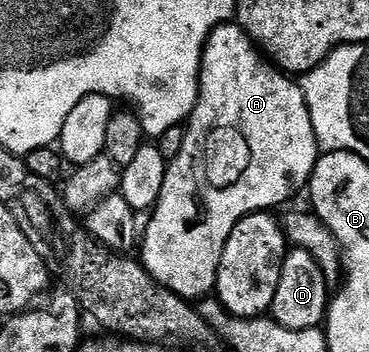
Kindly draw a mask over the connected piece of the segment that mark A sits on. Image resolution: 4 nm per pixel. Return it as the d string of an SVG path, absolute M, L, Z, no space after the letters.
M236 22L220 23L209 35L205 42L205 49L201 53L201 91L197 94L197 104L192 115L187 120L187 130L183 147L179 155L167 163L163 189L159 193L157 206L152 208L148 216L149 224L144 224L143 238L139 243L139 262L145 268L146 273L159 285L166 287L181 299L198 301L204 295L212 296L217 286L217 274L219 273L219 261L223 257L223 249L227 245L227 237L231 237L231 229L243 217L253 215L256 211L272 212L273 207L285 203L296 191L306 190L309 178L313 176L313 170L319 158L319 148L315 137L315 125L311 125L311 113L307 109L305 94L300 82L290 77L286 72L278 69L262 52L256 43Z

